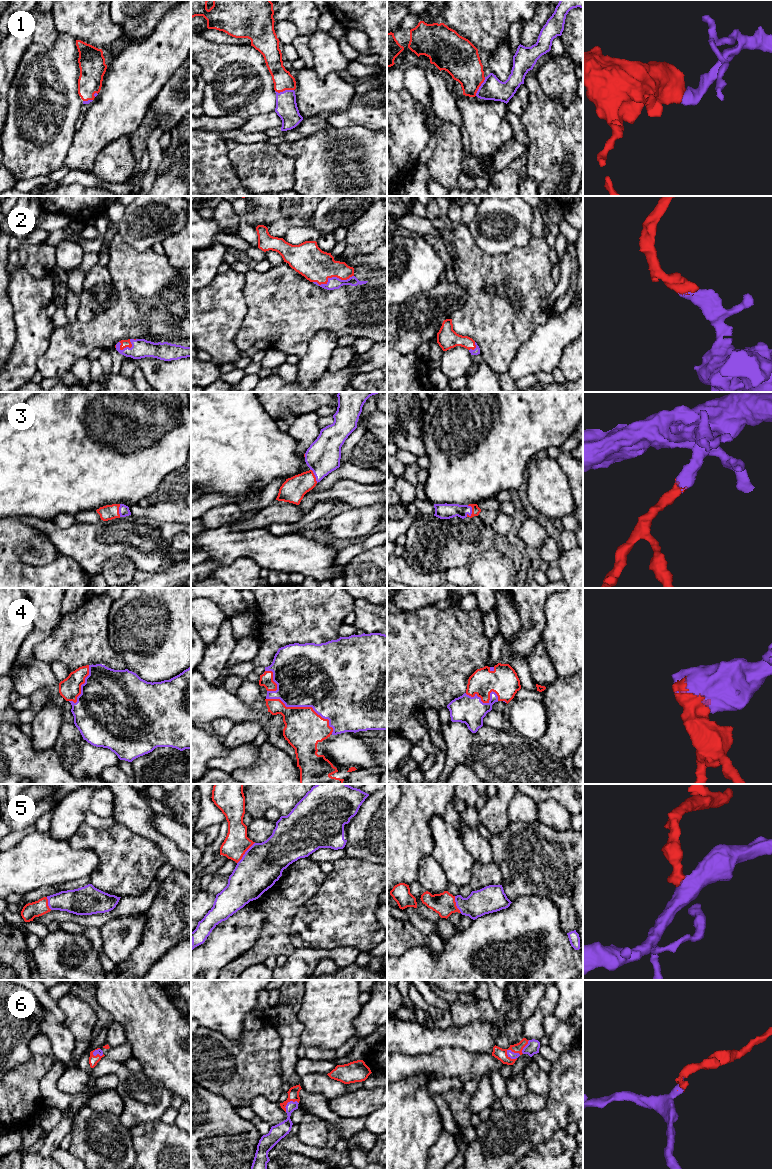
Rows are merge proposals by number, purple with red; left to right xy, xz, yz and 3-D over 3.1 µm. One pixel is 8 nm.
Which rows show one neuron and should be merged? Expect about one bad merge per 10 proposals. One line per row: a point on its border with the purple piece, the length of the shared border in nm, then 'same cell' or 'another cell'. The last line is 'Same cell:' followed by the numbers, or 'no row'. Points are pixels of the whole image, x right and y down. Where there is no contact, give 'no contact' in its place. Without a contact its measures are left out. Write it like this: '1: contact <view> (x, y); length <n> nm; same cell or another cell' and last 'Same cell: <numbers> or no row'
1: contact xz (285, 90); length 150 nm; same cell
2: contact xz (332, 277); length 340 nm; same cell
3: contact yz (471, 510); length 100 nm; same cell
4: contact xz (304, 706); length 600 nm; same cell
5: contact xz (245, 853); length 220 nm; same cell
6: contact yz (513, 1052); length 120 nm; same cell
Same cell: 1, 2, 3, 4, 5, 6

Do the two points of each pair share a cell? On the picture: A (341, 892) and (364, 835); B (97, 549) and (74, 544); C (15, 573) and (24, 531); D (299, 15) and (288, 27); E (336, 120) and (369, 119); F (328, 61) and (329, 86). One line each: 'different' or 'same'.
A: different
B: same
C: same
D: different
E: same
F: different

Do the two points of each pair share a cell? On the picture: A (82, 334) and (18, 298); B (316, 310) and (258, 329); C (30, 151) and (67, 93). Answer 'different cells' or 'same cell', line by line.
A: different cells
B: same cell
C: same cell

